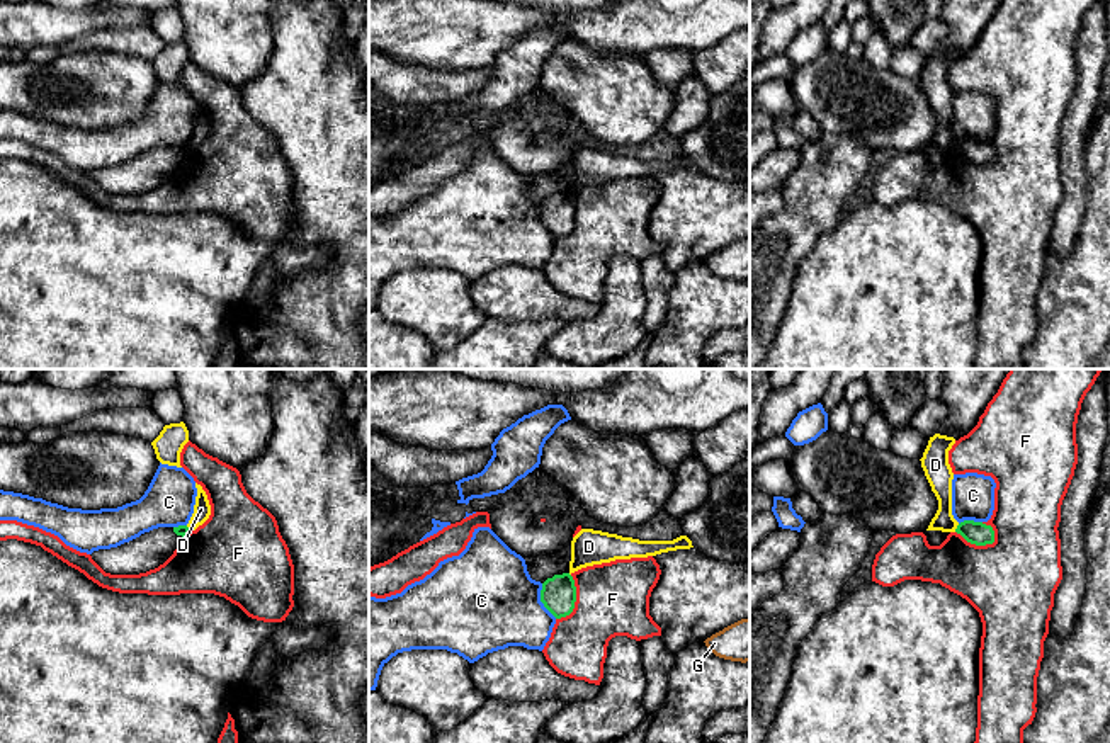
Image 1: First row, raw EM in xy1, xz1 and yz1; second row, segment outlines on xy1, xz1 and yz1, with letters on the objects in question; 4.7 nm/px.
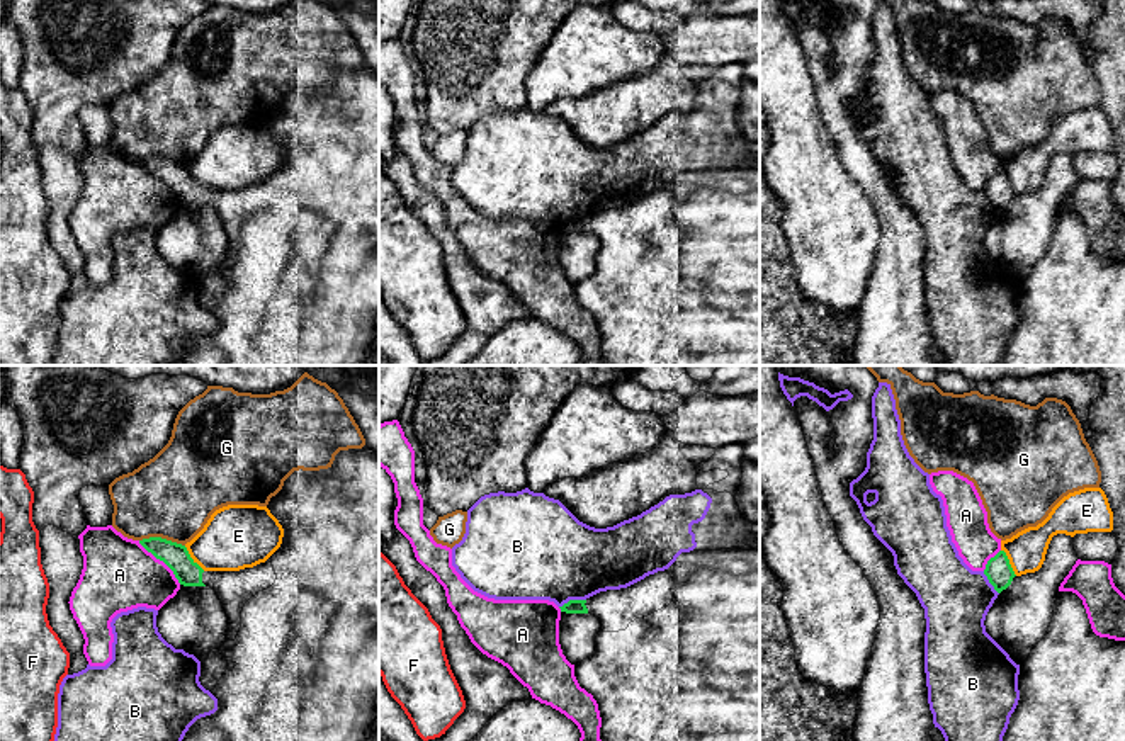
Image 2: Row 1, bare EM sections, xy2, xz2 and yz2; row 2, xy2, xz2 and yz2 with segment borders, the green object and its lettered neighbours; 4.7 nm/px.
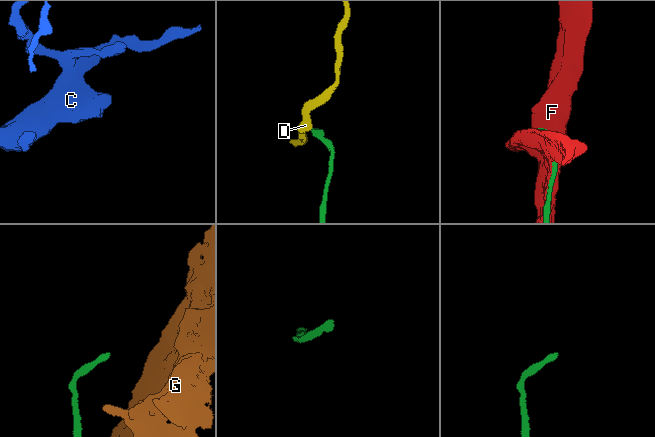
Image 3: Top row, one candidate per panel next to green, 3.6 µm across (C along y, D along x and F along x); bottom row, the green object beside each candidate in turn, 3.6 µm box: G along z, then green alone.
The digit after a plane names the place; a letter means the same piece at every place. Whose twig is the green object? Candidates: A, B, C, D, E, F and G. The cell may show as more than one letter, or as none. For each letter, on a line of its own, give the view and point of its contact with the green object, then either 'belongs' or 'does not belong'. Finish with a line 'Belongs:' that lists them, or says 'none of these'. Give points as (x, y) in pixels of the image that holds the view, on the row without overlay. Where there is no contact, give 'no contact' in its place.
A: contact xy2 (162, 179); does not belong
B: contact xz2 (571, 220); does not belong
C: contact xz1 (541, 220); does not belong
D: contact yz1 (957, 147); does not belong
E: contact yz2 (1008, 182); does not belong
F: contact yz1 (976, 164); does not belong
G: contact xy2 (160, 157); does not belong
Belongs: none of these

